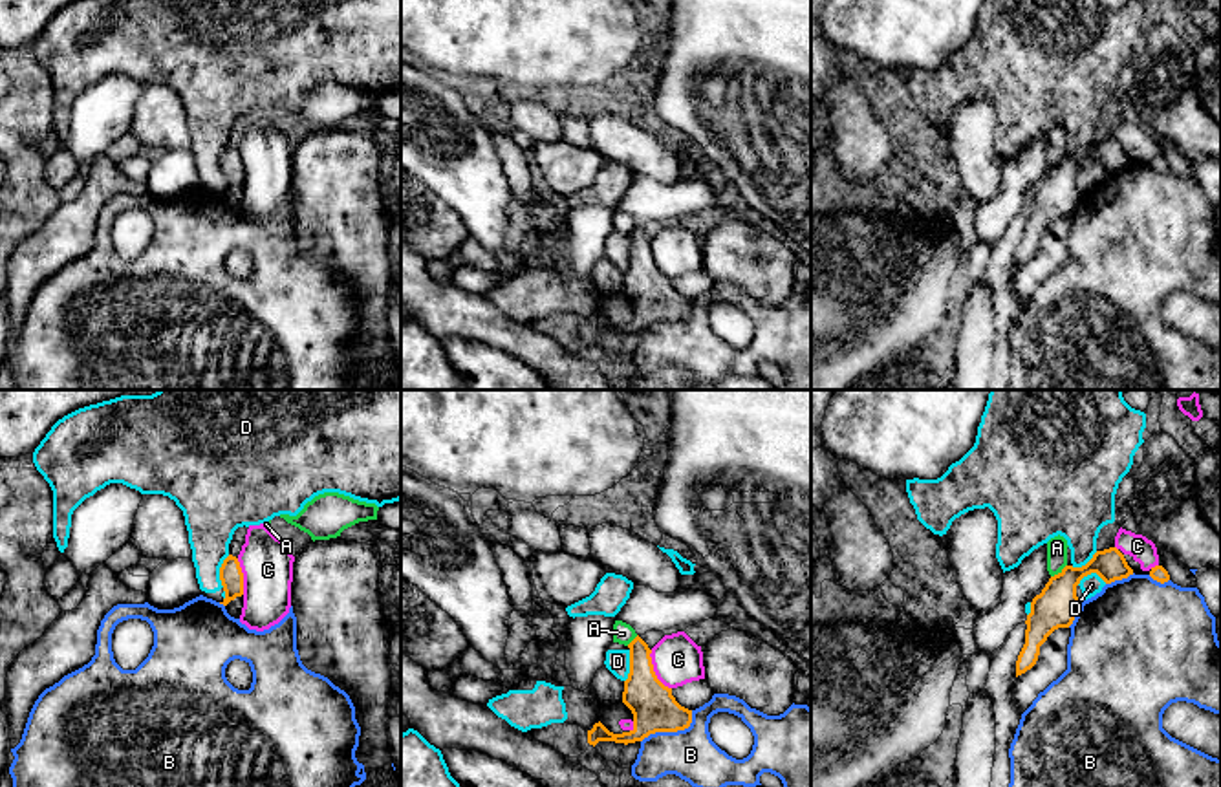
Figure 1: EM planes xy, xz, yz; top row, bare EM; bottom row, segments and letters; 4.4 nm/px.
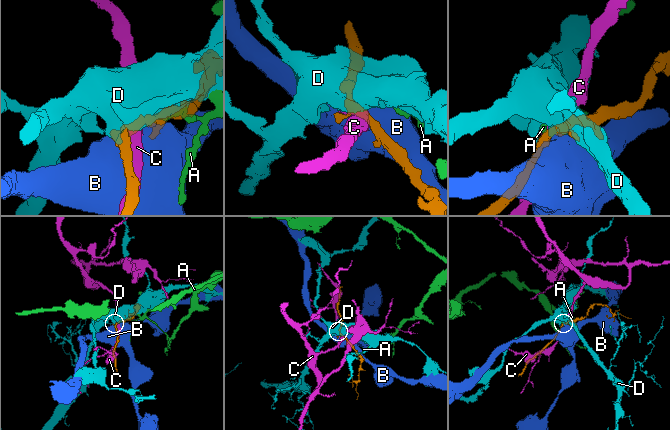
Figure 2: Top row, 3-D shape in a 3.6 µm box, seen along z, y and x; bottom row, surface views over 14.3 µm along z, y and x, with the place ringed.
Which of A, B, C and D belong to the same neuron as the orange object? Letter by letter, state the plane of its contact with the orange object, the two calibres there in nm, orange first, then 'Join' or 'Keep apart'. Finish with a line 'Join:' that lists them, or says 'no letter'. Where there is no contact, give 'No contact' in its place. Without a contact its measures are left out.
A: Touches orange in yz. Thickness 190 nm (orange) against 100 nm. Keep apart
B: Touches orange in xz. Thickness 200 nm (orange) against 220 nm. Keep apart
C: Touches orange in xz. Thickness 200 nm (orange) against 220 nm. Keep apart
D: Touches orange in xy. Thickness 100 nm (orange) against 240 nm. Keep apart
Join: no letter

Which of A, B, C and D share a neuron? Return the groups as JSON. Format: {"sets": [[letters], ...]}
{"sets": [["A"], ["B"], ["C"], ["D"]]}

